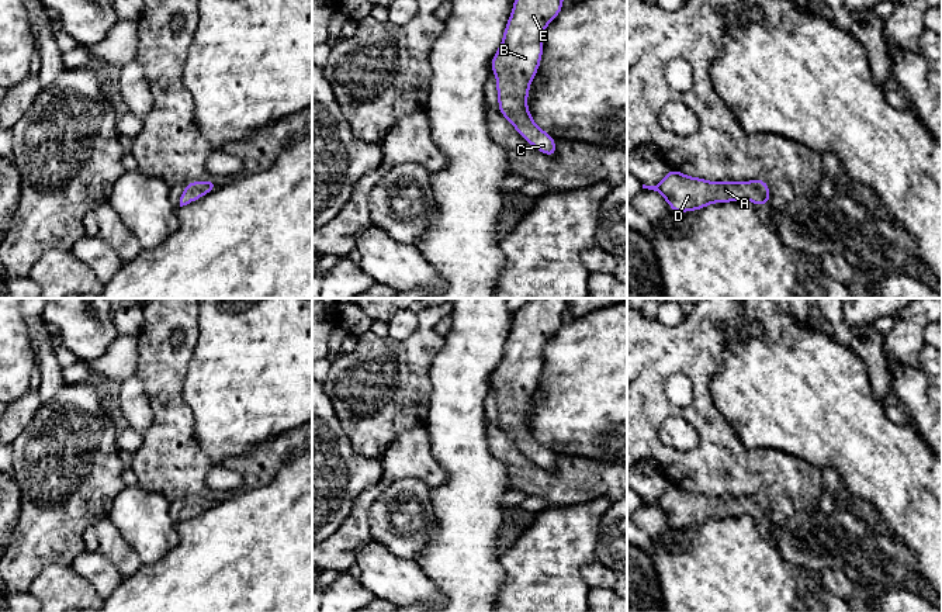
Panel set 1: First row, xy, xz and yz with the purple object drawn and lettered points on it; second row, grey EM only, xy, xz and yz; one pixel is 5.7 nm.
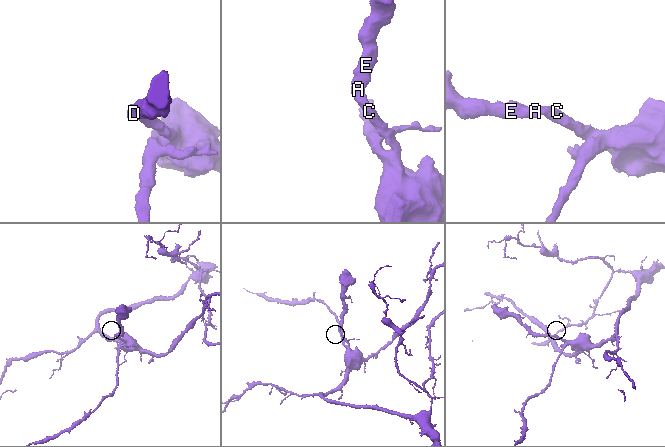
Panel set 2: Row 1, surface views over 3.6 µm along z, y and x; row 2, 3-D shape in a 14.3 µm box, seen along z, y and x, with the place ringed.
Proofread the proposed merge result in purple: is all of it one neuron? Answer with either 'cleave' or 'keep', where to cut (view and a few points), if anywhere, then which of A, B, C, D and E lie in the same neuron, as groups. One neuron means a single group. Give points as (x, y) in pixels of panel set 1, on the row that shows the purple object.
keep; cut none; groups A B C D E

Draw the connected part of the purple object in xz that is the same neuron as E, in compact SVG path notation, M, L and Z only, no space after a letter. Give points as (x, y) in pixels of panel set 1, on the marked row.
M513 0L503 41L491 60L498 110L531 146L551 158L557 155L555 138L534 124L527 94L541 62L544 30L562 8L562 0Z

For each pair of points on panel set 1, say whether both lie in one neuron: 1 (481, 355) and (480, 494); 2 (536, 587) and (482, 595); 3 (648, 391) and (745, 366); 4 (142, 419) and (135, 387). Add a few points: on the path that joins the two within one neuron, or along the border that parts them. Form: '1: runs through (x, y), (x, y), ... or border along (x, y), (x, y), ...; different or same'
1: runs through (468, 390), (468, 459); same
2: border along (498, 559), (504, 570), (504, 583), (497, 597); different
3: border along (723, 342), (720, 366), (709, 384), (714, 407); different
4: runs through (137, 411), (135, 396); same

